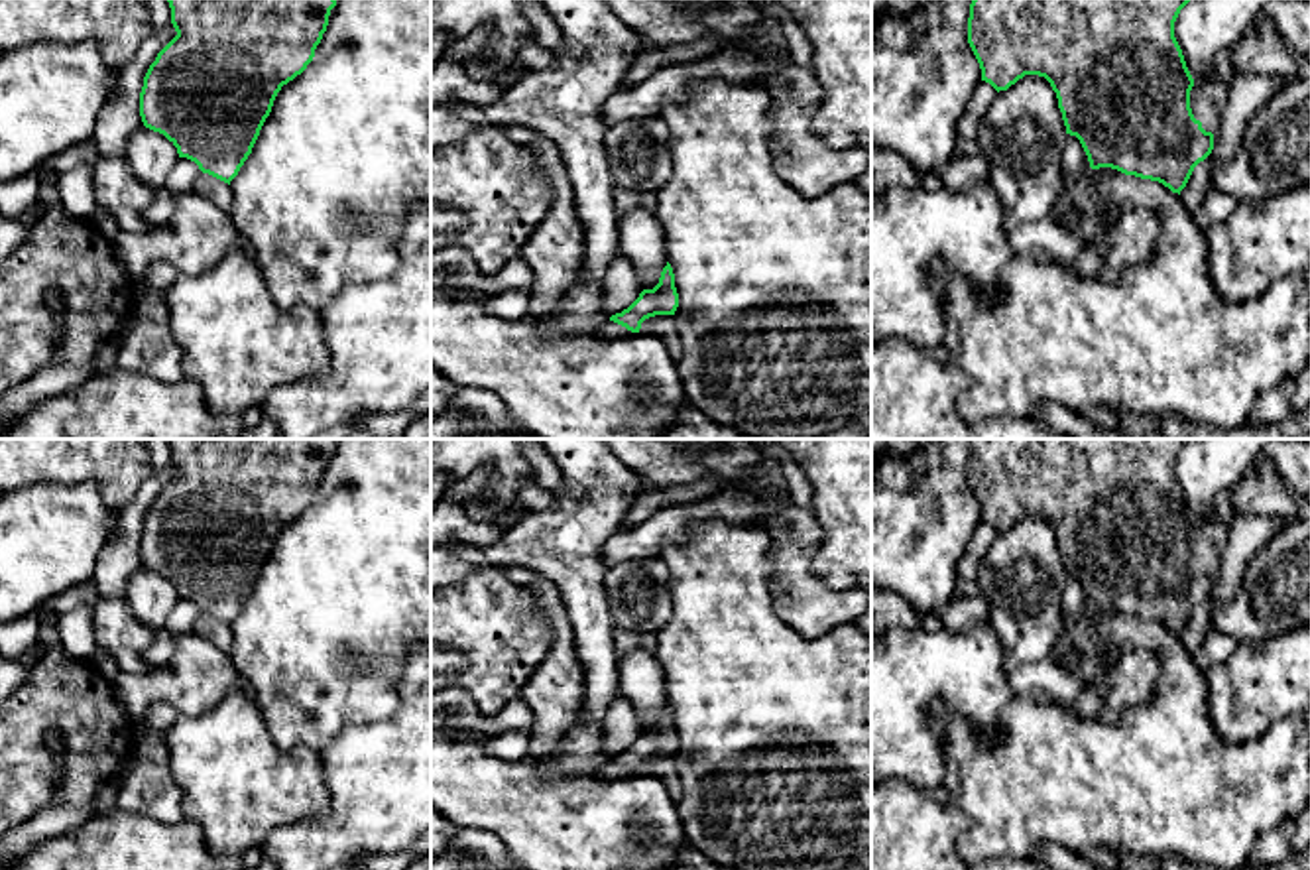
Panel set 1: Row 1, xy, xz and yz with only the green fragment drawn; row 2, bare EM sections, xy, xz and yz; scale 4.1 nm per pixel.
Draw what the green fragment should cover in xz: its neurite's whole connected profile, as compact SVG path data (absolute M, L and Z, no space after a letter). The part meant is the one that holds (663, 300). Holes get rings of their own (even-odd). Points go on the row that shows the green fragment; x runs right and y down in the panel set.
M667 262L659 283L653 289L643 289L627 309L612 315L600 329L588 333L600 333L606 339L651 335L657 337L665 344L669 356L679 362L683 356L683 344L673 317L677 307L679 293L675 287L675 274Z

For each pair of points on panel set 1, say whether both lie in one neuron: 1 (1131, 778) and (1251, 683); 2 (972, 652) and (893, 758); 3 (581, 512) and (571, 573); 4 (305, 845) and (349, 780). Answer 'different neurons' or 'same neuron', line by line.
1: different neurons
2: same neuron
3: same neuron
4: same neuron

